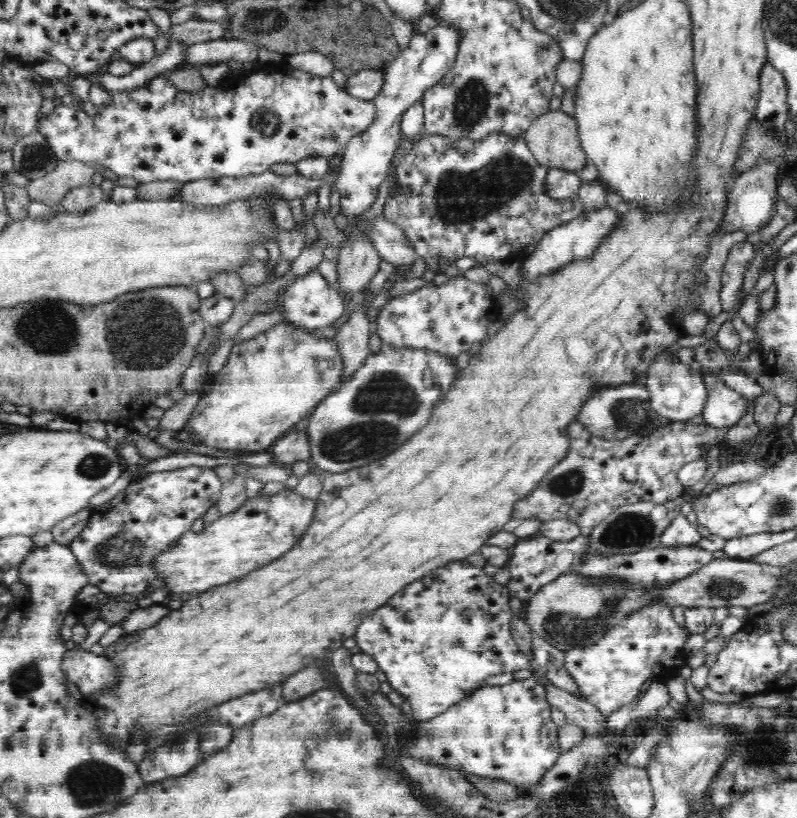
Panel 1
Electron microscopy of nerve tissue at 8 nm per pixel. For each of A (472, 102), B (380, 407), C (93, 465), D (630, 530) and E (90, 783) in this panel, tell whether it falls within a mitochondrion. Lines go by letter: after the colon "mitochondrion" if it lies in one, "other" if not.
A: mitochondrion
B: mitochondrion
C: mitochondrion
D: mitochondrion
E: mitochondrion

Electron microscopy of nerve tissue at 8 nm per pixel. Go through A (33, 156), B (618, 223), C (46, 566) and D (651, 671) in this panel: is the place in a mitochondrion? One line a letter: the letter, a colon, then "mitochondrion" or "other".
A: mitochondrion
B: other
C: other
D: other

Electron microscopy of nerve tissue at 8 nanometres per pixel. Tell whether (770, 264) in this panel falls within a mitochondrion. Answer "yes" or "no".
no

